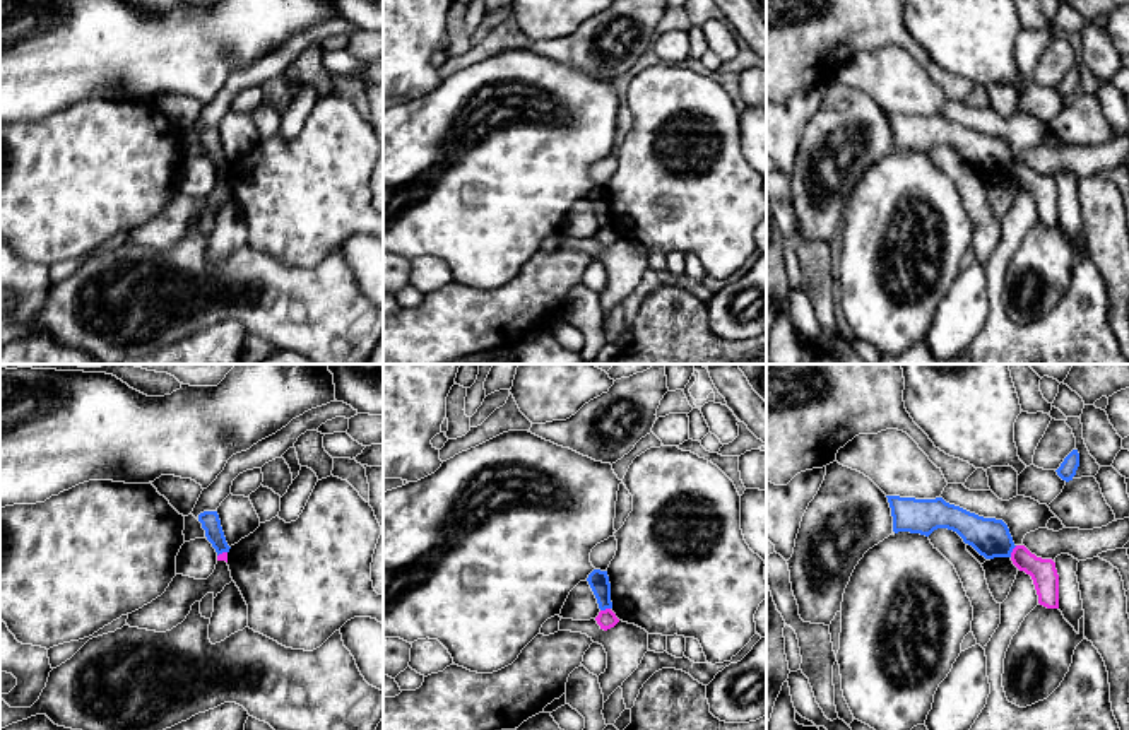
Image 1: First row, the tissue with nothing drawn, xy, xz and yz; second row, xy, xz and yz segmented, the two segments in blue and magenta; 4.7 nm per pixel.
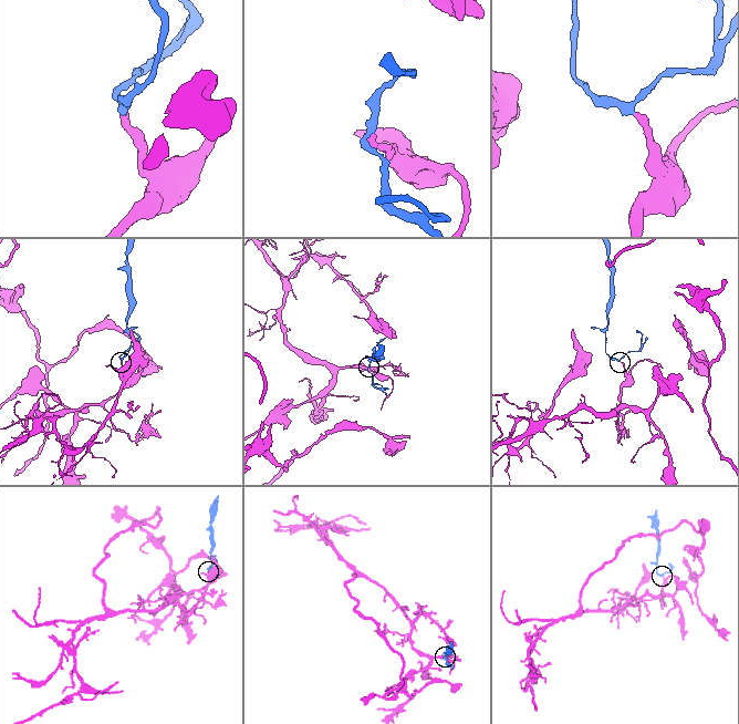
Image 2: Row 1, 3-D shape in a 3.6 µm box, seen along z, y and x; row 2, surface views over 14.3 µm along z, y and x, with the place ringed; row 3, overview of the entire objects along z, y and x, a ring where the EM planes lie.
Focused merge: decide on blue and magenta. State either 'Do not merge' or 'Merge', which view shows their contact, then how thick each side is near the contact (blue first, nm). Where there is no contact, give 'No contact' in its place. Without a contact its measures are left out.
Do not merge. Touches blue in yz. Thickness 180 nm (blue) against 120 nm

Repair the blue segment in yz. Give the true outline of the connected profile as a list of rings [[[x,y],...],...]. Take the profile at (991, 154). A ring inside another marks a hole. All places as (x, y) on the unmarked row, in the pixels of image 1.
[[[886,115],[895,150],[910,149],[929,154],[937,145],[948,145],[956,149],[965,161],[972,162],[985,176],[1011,174],[1016,164],[1002,137],[978,133],[946,120],[943,115]]]

